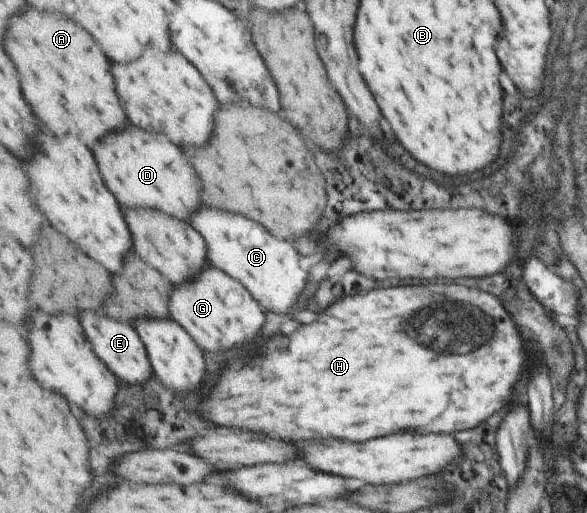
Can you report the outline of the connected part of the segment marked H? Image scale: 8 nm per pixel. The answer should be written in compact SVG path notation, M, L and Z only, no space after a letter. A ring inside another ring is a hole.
M431 283L431 285L407 285L407 287L387 287L387 289L377 289L377 291L369 291L365 295L347 295L341 299L337 299L331 307L327 307L313 325L301 325L293 337L289 337L289 345L279 345L279 339L273 337L267 343L267 349L263 355L255 355L255 359L251 357L245 365L241 365L241 369L233 369L231 365L227 365L223 369L223 373L217 377L217 385L213 389L213 393L209 395L209 399L201 401L199 405L199 413L205 419L213 419L215 425L221 427L229 427L229 429L241 429L241 431L255 431L255 433L263 433L271 435L271 437L279 437L279 439L287 439L287 441L309 441L309 439L347 439L347 441L371 441L375 437L381 435L391 435L397 431L417 431L423 435L429 433L455 433L455 431L463 431L469 427L477 427L481 421L485 421L487 417L491 417L493 413L497 413L499 409L503 409L509 401L511 401L511 393L515 383L519 381L519 373L525 367L525 349L523 349L523 339L519 339L519 331L513 325L511 315L507 313L507 309L503 307L503 303L481 291L481 289L471 289L465 285L455 285L455 283ZM425 331L431 331L431 345L427 343L427 347L433 347L439 353L449 353L451 349L459 349L461 353L469 353L469 355L439 355L433 349L425 347Z

